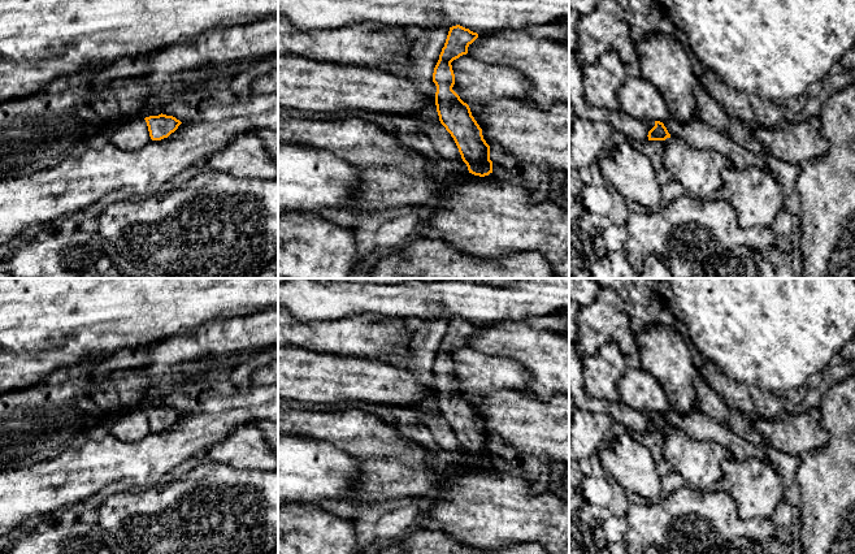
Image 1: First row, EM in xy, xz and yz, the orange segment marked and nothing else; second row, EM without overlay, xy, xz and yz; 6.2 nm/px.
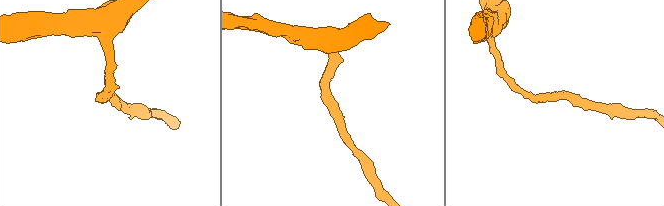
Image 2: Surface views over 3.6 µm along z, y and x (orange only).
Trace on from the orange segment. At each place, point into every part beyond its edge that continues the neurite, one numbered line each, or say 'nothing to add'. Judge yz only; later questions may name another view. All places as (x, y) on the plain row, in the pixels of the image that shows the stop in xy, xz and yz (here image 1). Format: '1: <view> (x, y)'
nothing to add

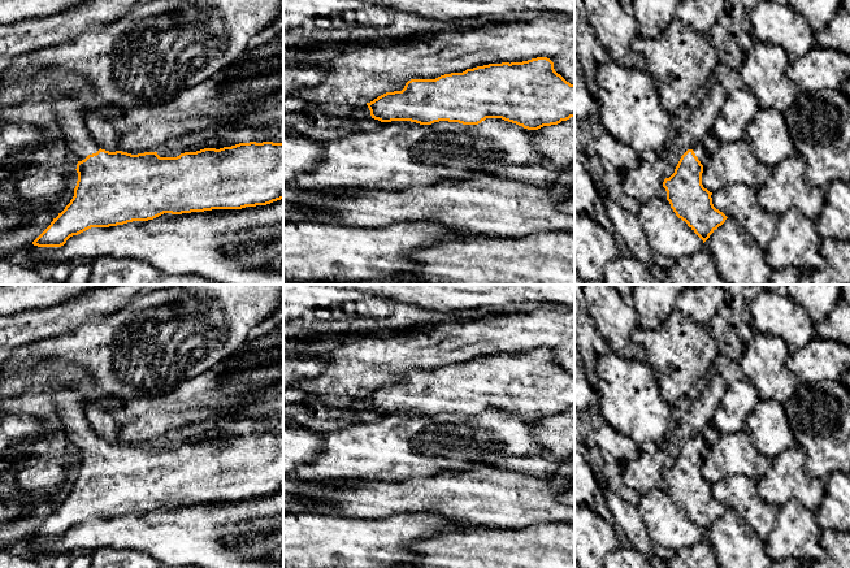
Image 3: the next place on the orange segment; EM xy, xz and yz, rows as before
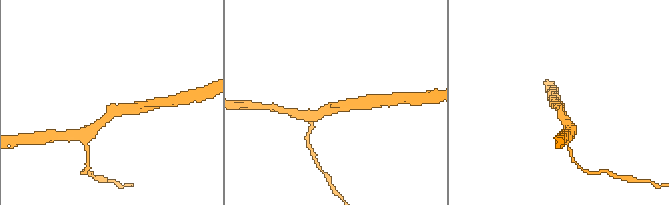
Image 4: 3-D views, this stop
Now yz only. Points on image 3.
1: yz (699, 442)

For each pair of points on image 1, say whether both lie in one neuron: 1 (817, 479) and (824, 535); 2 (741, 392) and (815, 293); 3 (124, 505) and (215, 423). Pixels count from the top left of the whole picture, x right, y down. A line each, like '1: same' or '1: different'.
1: same
2: different
3: different

